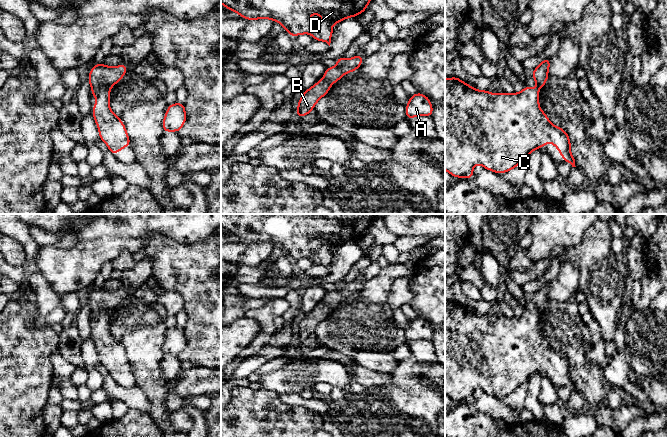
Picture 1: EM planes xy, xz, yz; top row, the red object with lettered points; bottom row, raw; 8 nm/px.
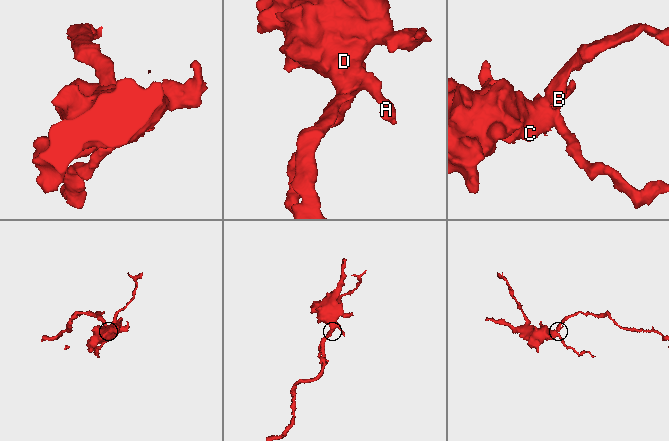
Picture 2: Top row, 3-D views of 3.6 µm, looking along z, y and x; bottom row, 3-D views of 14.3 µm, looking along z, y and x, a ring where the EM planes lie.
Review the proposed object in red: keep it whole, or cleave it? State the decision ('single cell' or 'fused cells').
single cell

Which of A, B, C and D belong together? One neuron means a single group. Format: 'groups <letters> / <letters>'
groups A B C D

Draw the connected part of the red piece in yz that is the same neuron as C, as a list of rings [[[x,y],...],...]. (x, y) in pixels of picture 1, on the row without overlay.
[[[543,282],[540,289],[531,295],[536,313],[525,309],[520,317],[512,318],[479,315],[457,300],[445,302],[445,394],[451,400],[473,403],[476,388],[497,398],[506,397],[518,391],[531,375],[544,371],[550,365],[560,376],[563,386],[576,391],[568,357],[553,349],[539,330],[539,314],[546,308],[550,289],[549,282]]]

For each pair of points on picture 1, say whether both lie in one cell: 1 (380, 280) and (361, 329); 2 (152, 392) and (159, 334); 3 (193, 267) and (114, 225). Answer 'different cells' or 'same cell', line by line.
1: same cell
2: same cell
3: different cells

